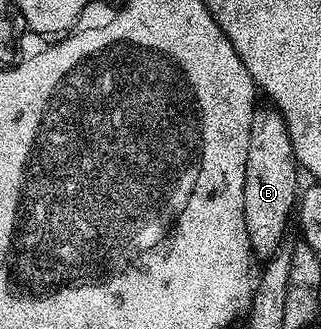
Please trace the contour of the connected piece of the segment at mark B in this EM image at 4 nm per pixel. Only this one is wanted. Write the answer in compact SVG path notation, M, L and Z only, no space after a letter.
M258 106L250 122L250 150L246 150L244 183L246 230L257 257L272 256L276 247L285 241L284 230L288 218L291 214L293 217L293 210L298 204L296 172L298 173L298 165L294 146L290 142L290 130L286 130L282 114L273 106Z

